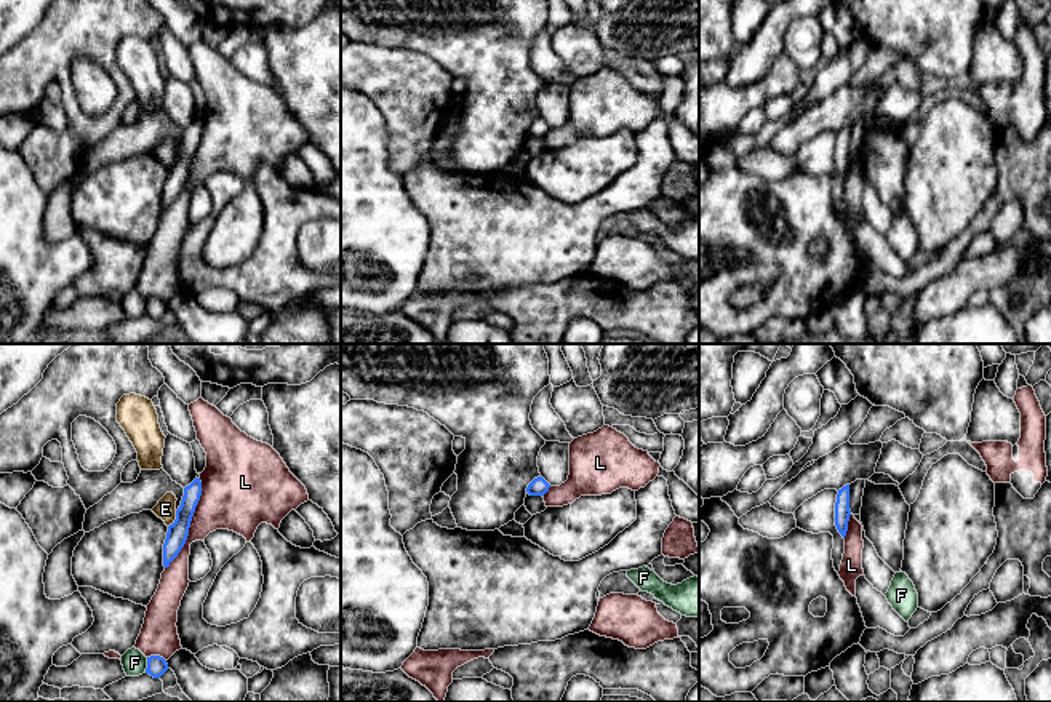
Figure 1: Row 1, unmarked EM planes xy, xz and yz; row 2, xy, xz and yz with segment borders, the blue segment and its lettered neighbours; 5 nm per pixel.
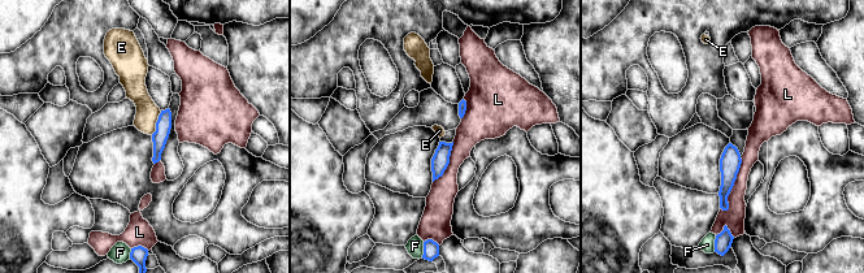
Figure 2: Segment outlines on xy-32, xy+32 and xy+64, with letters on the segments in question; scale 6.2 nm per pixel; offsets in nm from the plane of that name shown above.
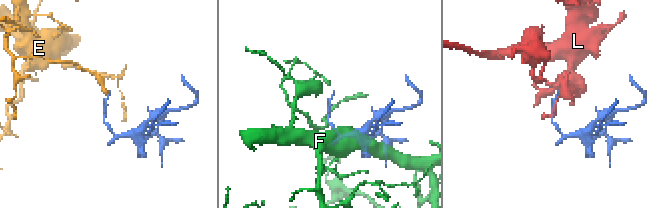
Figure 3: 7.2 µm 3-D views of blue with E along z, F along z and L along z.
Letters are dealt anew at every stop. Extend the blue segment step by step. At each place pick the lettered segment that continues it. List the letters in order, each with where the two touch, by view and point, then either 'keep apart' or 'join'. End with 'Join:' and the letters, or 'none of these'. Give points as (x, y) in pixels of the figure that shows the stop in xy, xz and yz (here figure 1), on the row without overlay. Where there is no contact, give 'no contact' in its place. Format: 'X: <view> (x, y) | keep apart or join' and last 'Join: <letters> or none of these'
E: xy (176, 160) | keep apart
F: xy (147, 307) | keep apart
L: xy (189, 165) | keep apart
Join: none of these

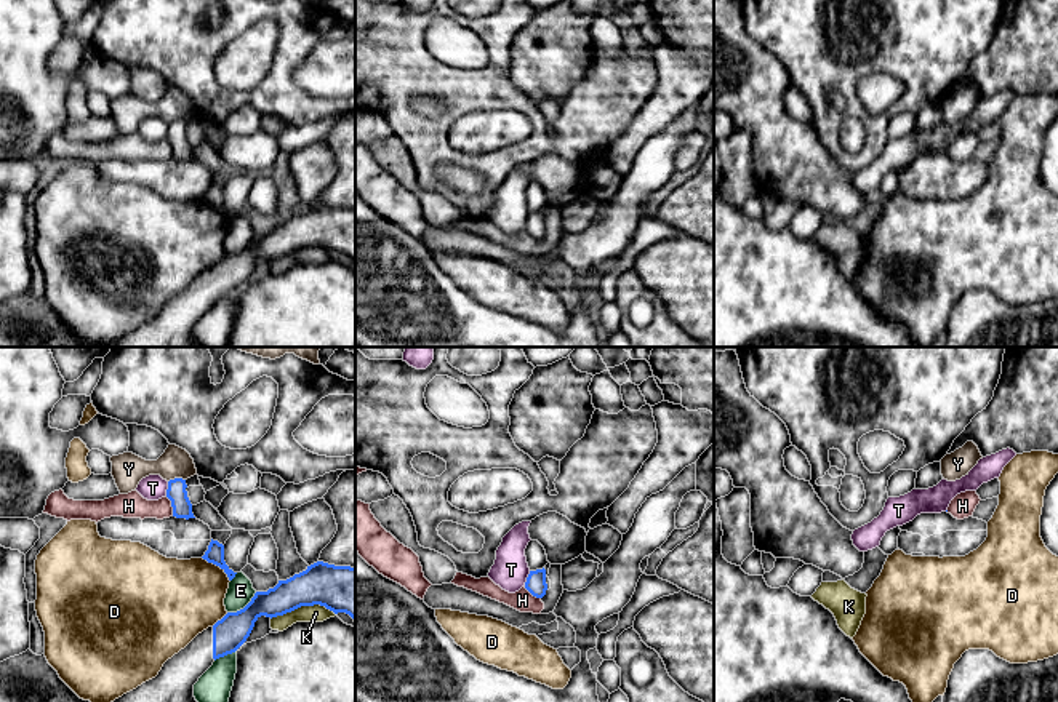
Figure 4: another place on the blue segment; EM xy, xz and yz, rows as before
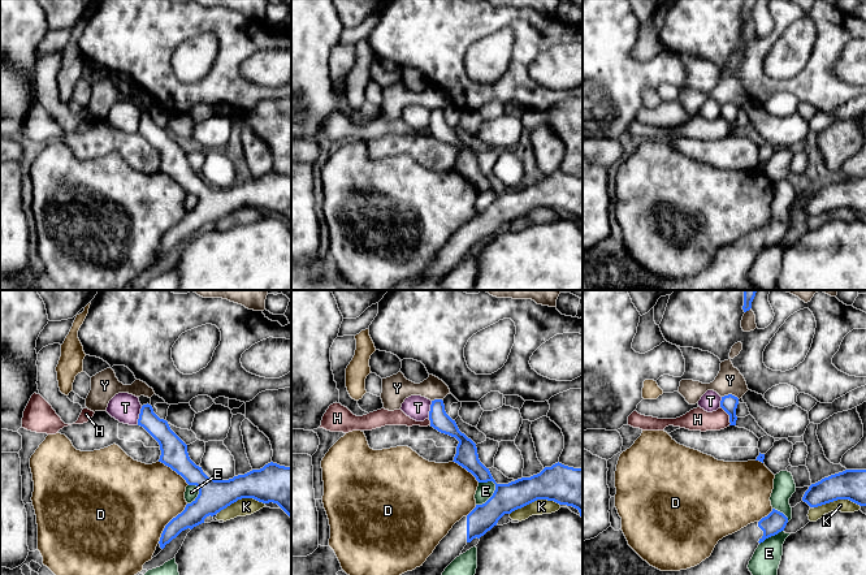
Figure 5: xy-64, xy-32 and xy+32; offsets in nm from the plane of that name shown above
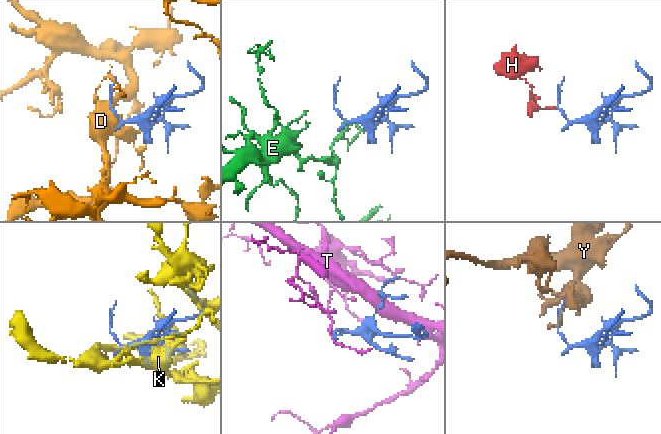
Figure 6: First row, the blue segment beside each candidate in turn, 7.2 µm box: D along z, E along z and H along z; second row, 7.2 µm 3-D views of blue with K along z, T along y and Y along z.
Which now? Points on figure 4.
D: xy (218, 207) | keep apart
E: xy (244, 250) | keep apart
H: xy (172, 147) | keep apart
K: xy (303, 247) | keep apart
T: xz (527, 221) | keep apart
Y: xy (176, 120) | keep apart
Join: none of these

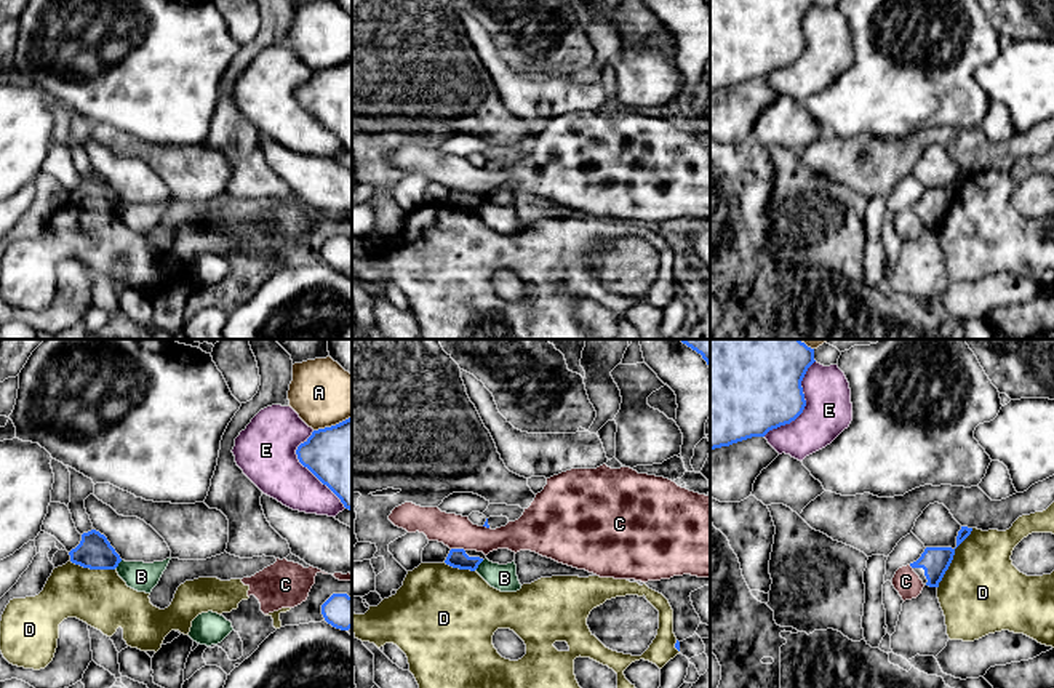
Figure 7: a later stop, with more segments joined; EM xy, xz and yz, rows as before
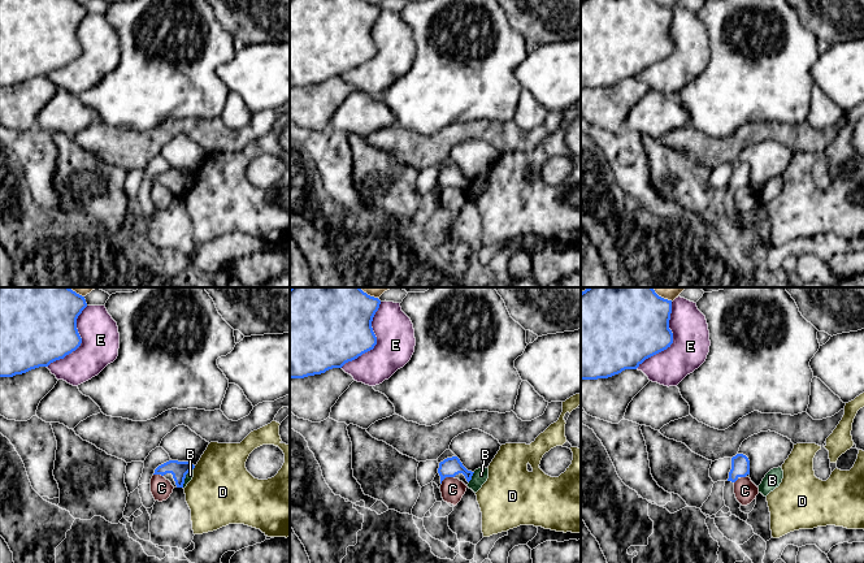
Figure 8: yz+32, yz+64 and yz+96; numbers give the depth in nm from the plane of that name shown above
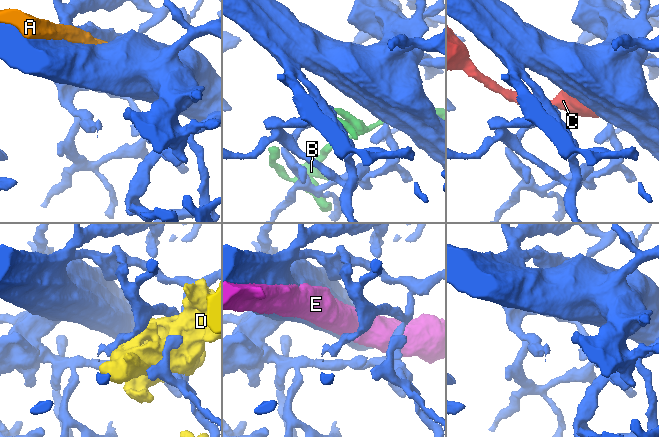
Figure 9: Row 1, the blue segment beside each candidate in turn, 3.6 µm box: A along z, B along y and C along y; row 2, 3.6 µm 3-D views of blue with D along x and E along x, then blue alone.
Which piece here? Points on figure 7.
A: xy (331, 68) | keep apart
B: xz (479, 205) | keep apart
C: xz (458, 191) | keep apart
D: yz (952, 200) | keep apart
E: yz (805, 47) | keep apart
Join: none of these

